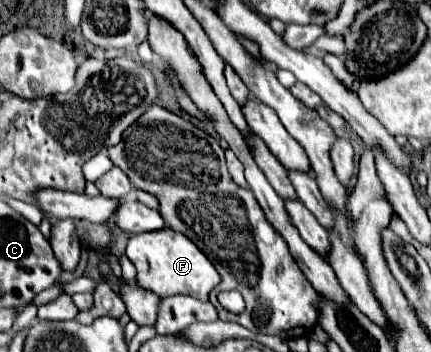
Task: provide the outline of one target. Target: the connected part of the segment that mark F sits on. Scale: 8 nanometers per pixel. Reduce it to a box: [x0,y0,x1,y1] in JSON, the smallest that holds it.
[126,228,220,300]

